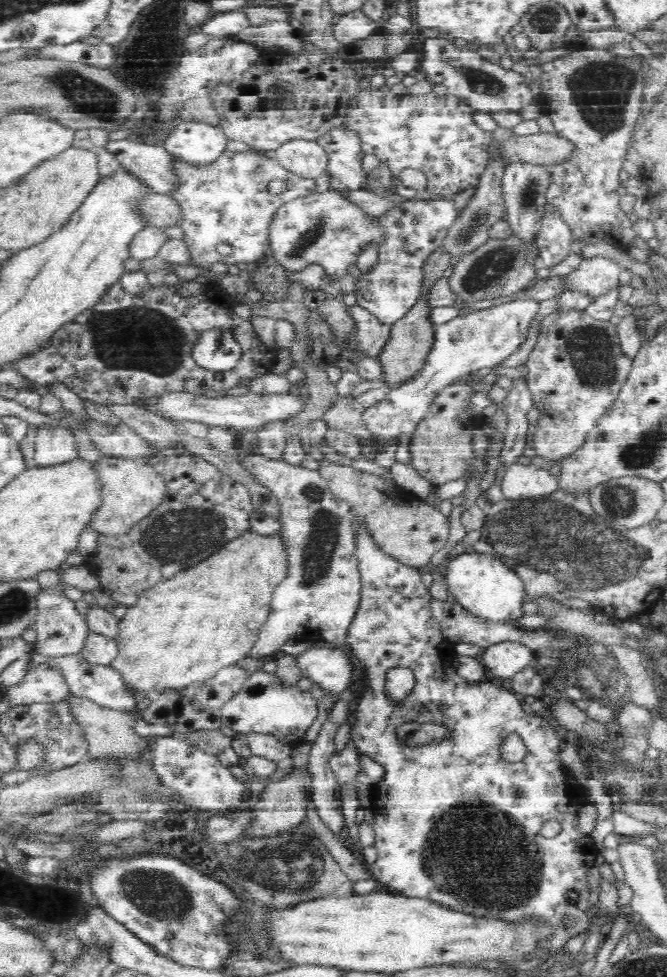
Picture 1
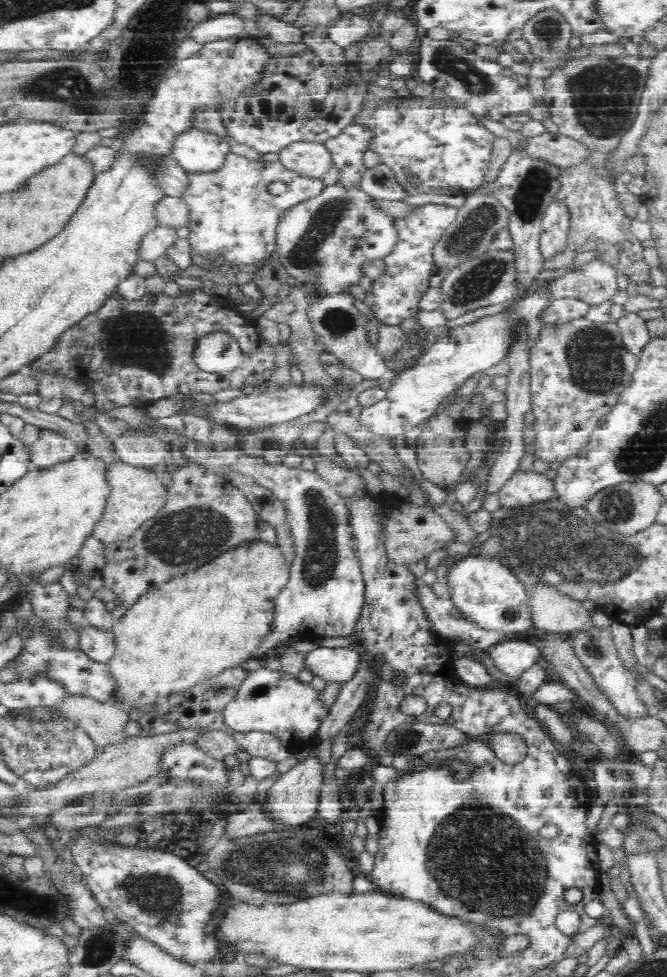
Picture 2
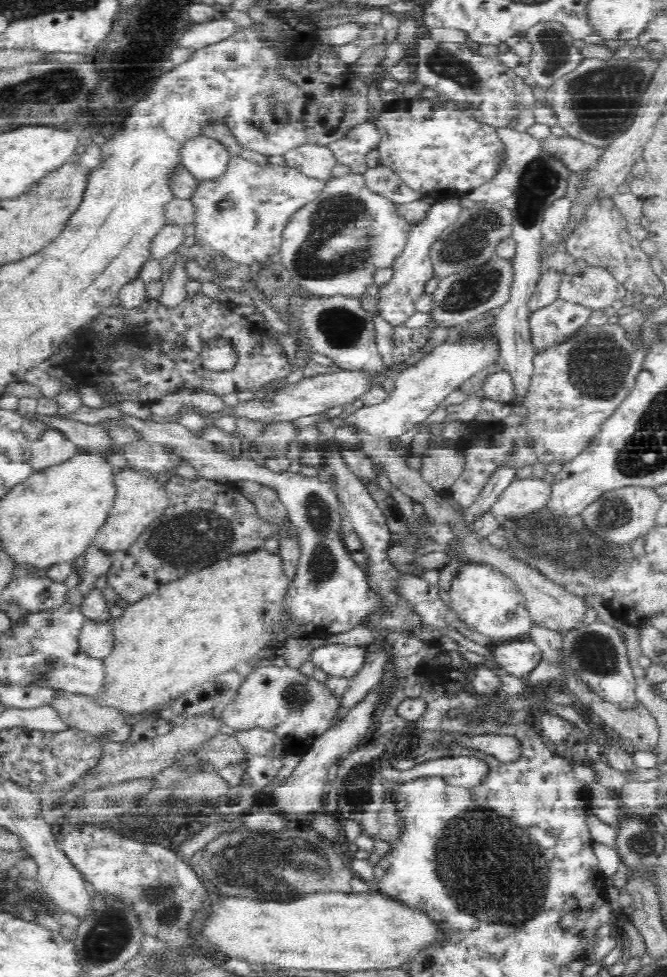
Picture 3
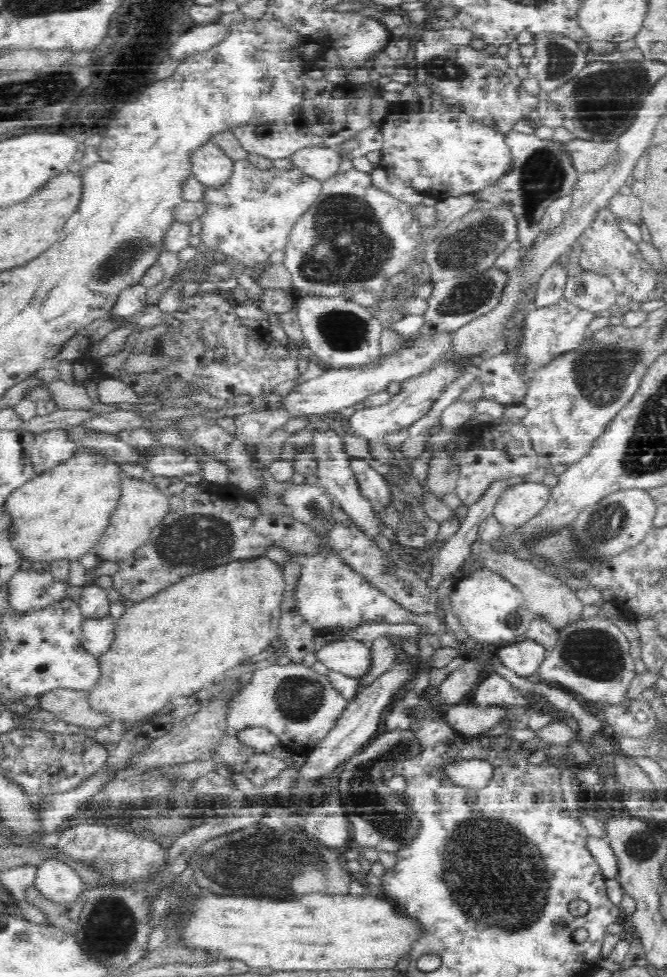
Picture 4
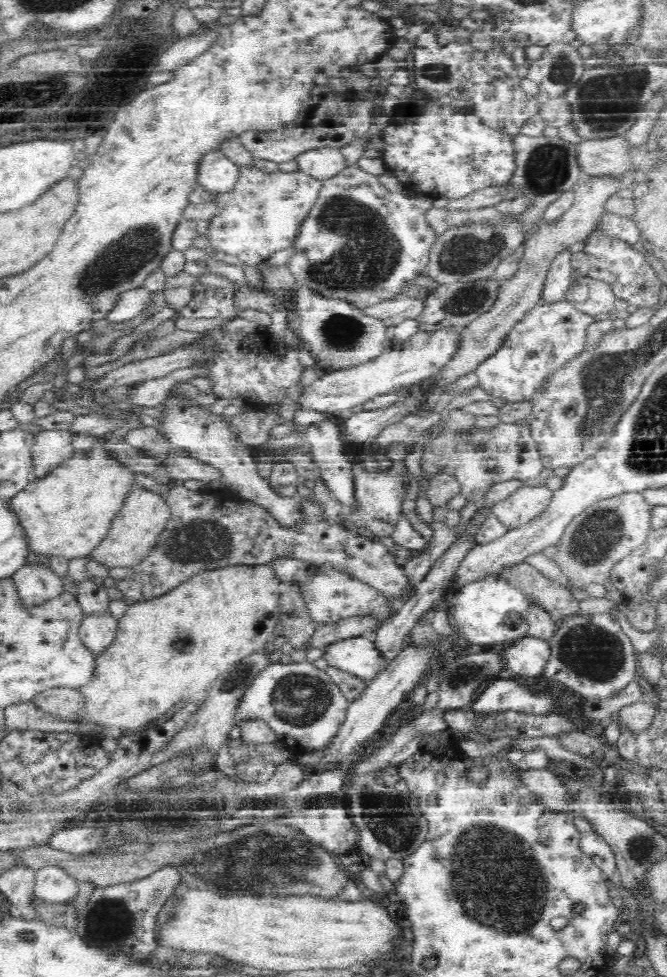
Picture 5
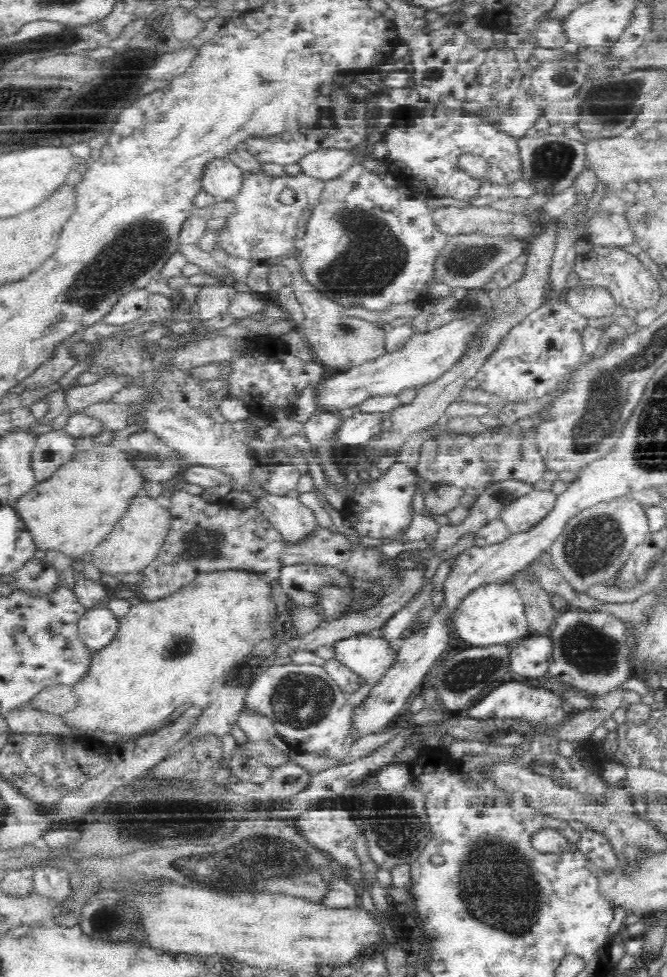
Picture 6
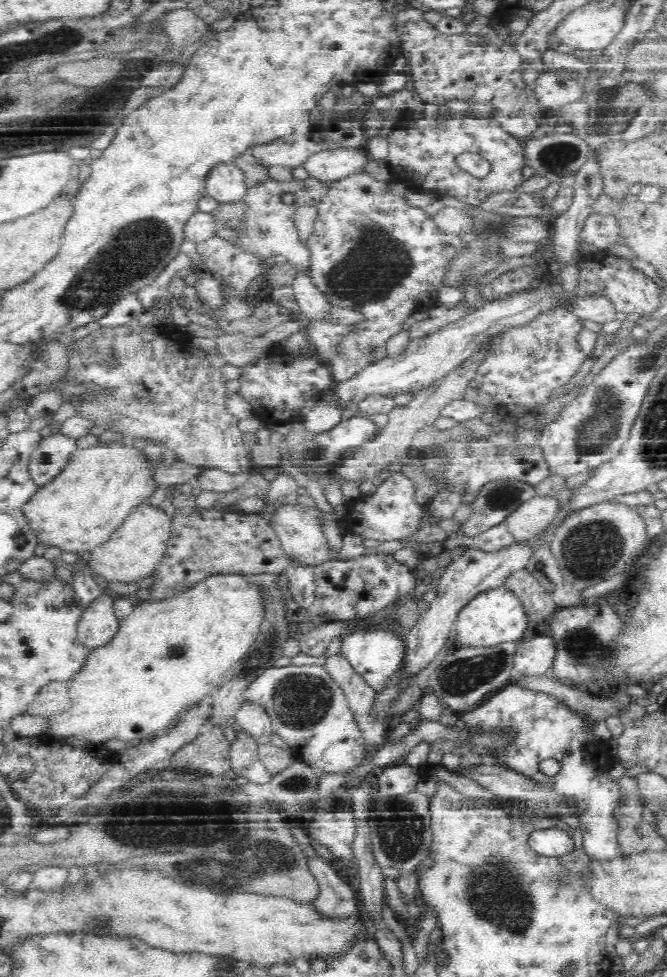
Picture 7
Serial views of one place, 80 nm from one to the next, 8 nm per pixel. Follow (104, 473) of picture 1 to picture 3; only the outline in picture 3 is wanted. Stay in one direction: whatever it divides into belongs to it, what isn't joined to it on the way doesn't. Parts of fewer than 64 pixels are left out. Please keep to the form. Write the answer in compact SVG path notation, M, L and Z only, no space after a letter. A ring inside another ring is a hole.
M122 469L115 476L117 495L107 524L96 535L93 545L96 550L110 556L130 550L140 536L147 532L148 526L164 515L169 505L168 495L154 477L144 477L133 469Z

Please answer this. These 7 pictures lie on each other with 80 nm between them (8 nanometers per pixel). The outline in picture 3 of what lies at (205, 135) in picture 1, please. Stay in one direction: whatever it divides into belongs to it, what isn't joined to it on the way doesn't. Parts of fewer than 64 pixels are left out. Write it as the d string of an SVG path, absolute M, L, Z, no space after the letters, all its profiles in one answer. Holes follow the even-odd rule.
M207 136L186 144L182 159L185 169L205 183L222 179L231 162L230 153Z

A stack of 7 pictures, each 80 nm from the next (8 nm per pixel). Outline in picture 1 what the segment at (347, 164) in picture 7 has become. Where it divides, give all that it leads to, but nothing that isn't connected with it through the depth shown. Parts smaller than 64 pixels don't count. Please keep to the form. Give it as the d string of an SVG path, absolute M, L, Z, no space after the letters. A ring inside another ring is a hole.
M293 140L284 143L275 152L275 159L298 176L316 178L328 170L329 156L316 141Z

